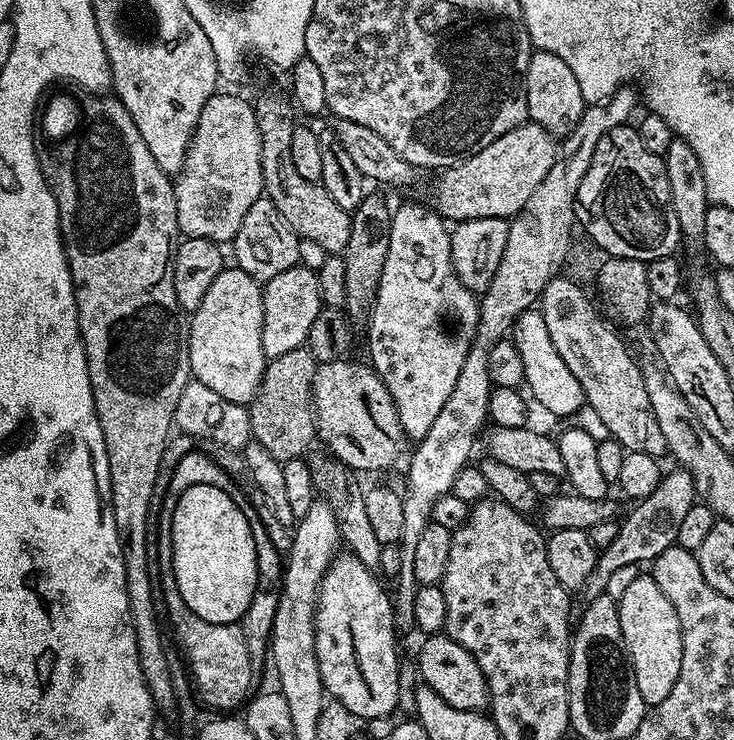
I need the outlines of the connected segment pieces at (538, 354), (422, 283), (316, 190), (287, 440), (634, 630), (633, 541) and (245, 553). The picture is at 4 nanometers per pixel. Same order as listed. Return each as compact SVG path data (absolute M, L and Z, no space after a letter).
M529 310L521 314L512 328L510 339L522 358L524 384L530 396L532 391L531 399L536 399L552 416L575 417L576 413L585 407L584 391L582 386L578 386L578 378L574 378L566 362L562 362L554 342L550 342L550 334L546 331L546 322L542 314L538 310Z
M404 204L393 211L386 260L376 284L376 297L372 299L372 306L366 313L367 359L371 368L382 378L386 390L390 390L390 398L394 398L402 430L412 442L421 440L430 430L454 382L458 382L458 370L462 370L462 362L466 362L480 321L477 293L462 286L452 265L449 225L439 212L428 208L420 204Z
M254 104L258 134L262 138L262 174L264 175L264 191L278 206L282 218L294 231L301 241L317 244L328 254L343 253L346 242L350 238L352 217L349 212L342 210L334 198L324 189L323 183L315 180L306 180L294 170L290 162L290 138L298 127L297 113L293 105L278 106L272 110L270 104Z
M307 347L295 348L267 361L260 388L248 408L252 439L277 462L298 460L305 455L308 443L317 439L316 417L312 411L312 383L318 363Z
M651 574L636 575L626 594L622 594L618 622L622 622L622 638L634 670L634 682L638 682L638 694L648 706L663 702L674 690L674 682L678 682L678 670L682 670L682 626L678 626L678 614L674 614L670 598L662 594Z
M675 470L669 474L661 475L654 494L645 500L637 500L631 505L628 517L619 521L614 542L610 546L599 549L596 566L584 581L582 589L585 597L603 596L606 593L606 582L610 582L610 574L622 566L643 566L656 560L662 550L673 547L678 538L678 529L690 506L697 503L698 497L692 476L683 470Z
M209 484L190 486L190 490L186 490L178 498L170 524L172 524L170 575L178 582L178 594L182 594L182 602L186 602L186 606L190 606L190 610L198 614L198 618L211 624L236 624L243 621L256 592L258 566L250 526L247 524L245 514L242 514L242 510L235 504L232 492Z

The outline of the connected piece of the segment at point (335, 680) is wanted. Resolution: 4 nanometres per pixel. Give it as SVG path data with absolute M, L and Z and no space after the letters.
M351 554L337 555L324 571L320 594L316 598L316 653L318 670L327 695L346 706L354 718L380 720L397 711L398 678L401 653L396 653L396 615L392 613L389 591L380 586L377 573Z

